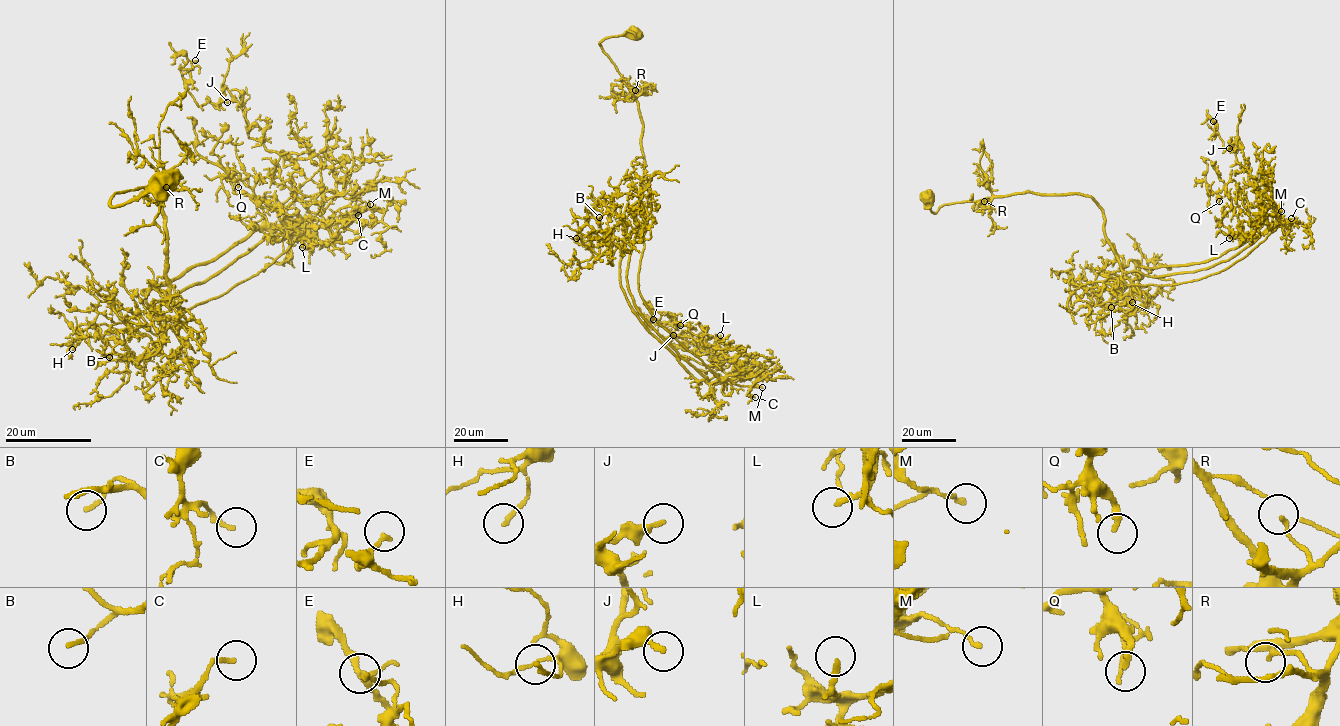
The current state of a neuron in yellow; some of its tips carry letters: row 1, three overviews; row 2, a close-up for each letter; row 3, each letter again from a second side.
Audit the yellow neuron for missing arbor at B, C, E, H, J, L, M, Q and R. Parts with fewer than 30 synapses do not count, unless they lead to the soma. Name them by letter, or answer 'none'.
L

